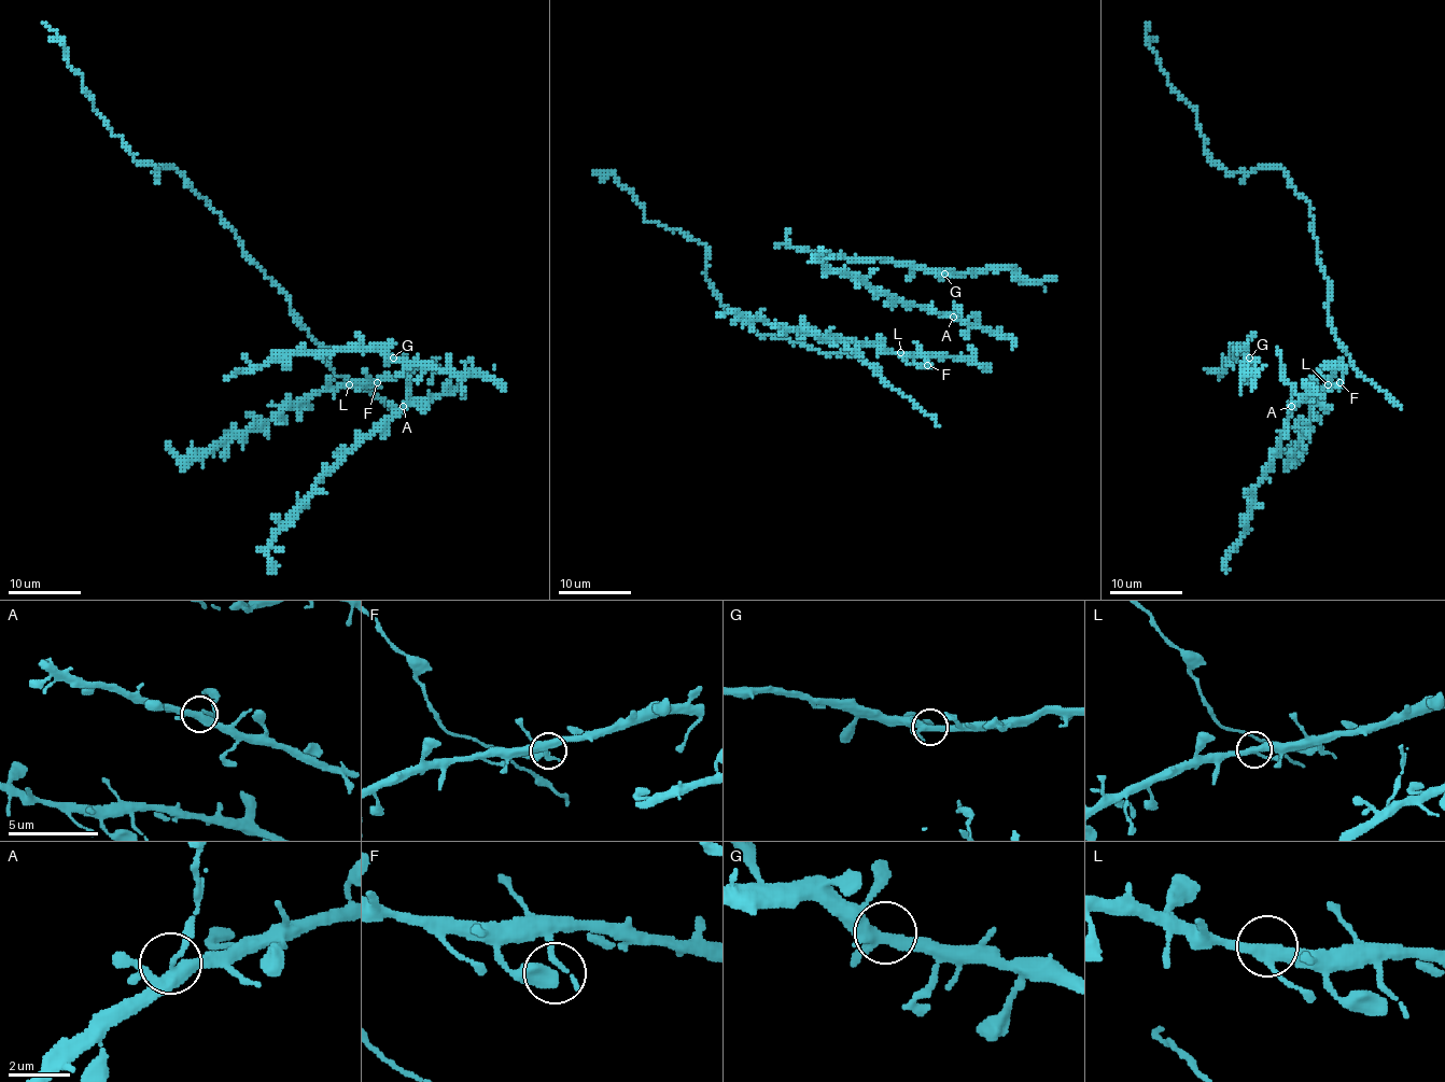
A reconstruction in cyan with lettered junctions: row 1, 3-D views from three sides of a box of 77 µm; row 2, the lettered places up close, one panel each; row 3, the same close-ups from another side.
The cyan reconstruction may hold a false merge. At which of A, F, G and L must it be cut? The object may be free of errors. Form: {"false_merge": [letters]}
{"false_merge": ["A"]}

